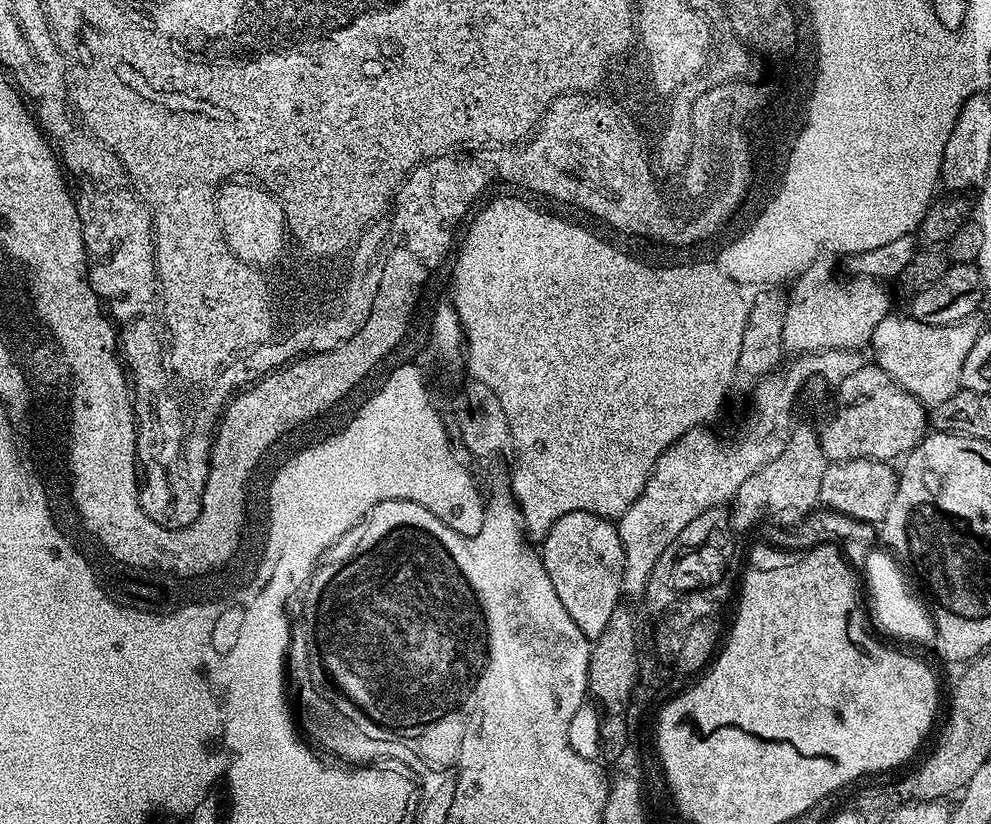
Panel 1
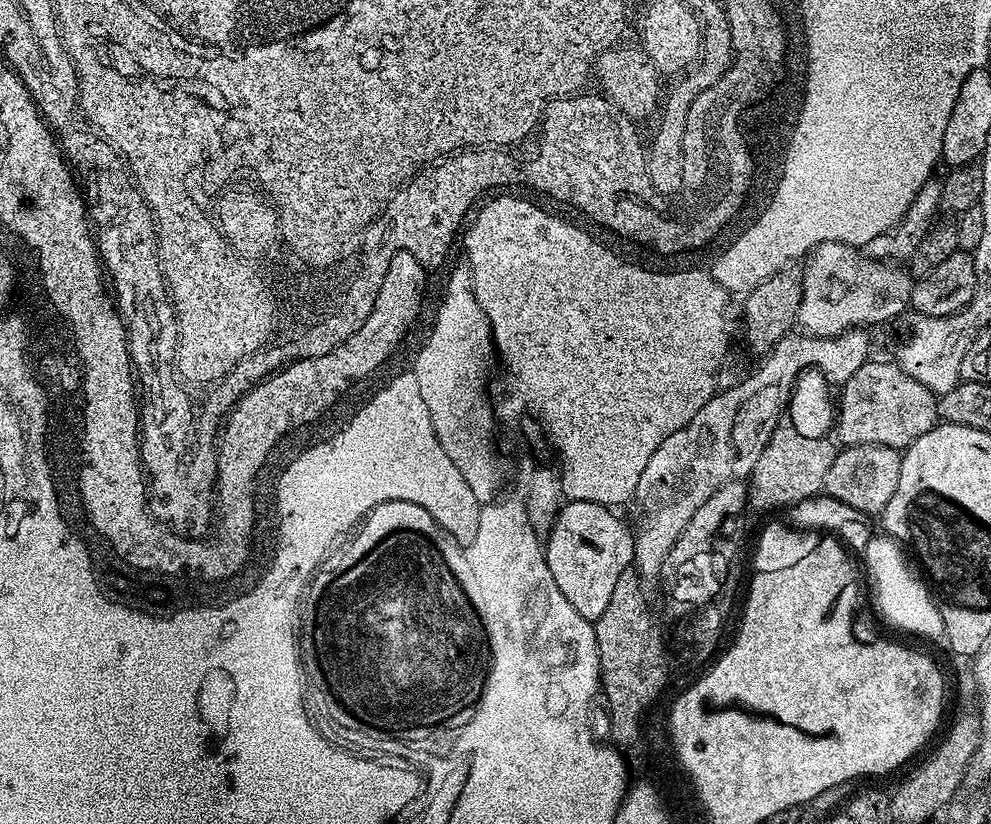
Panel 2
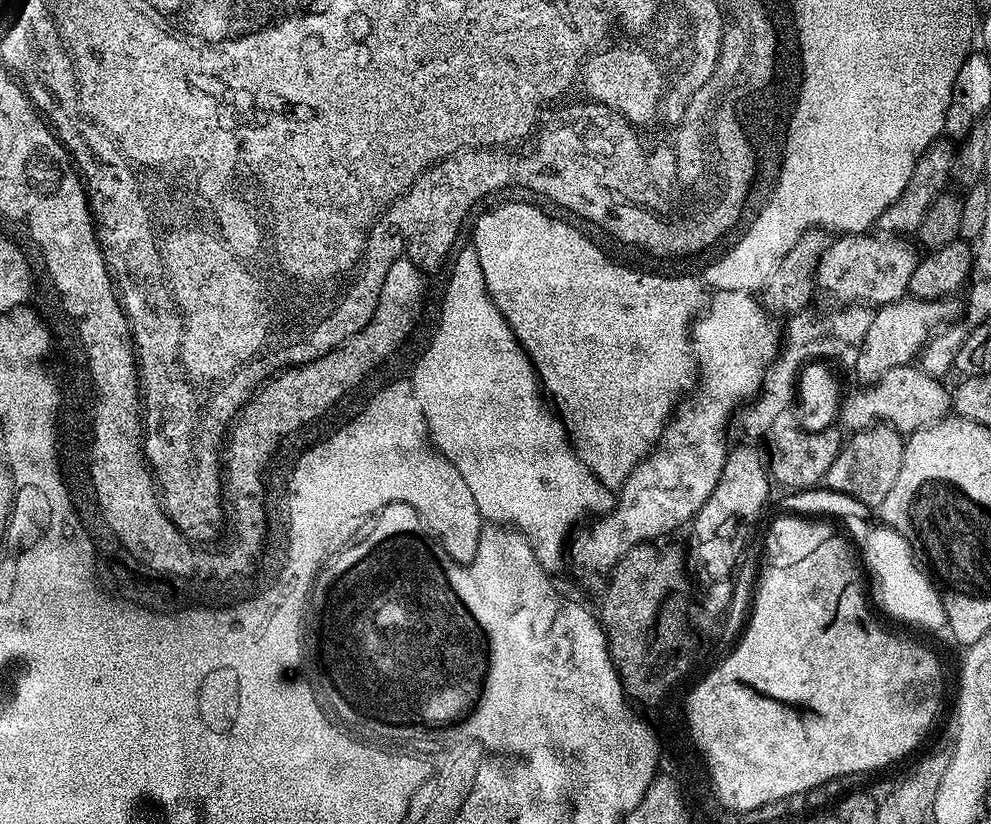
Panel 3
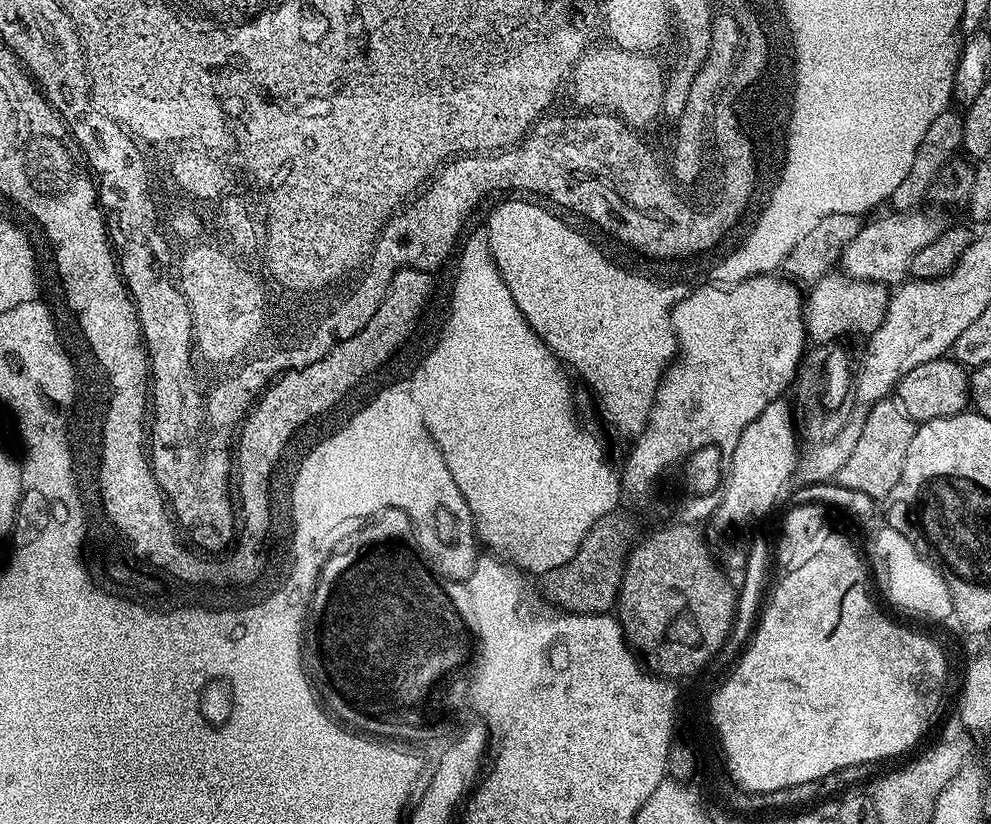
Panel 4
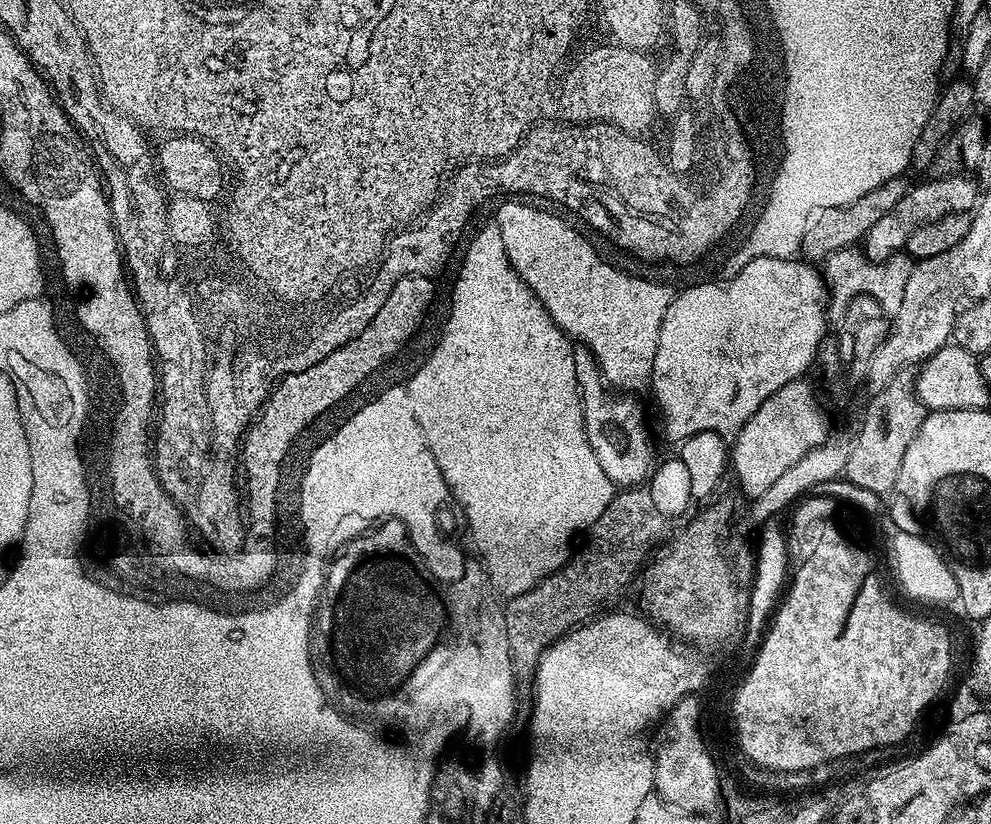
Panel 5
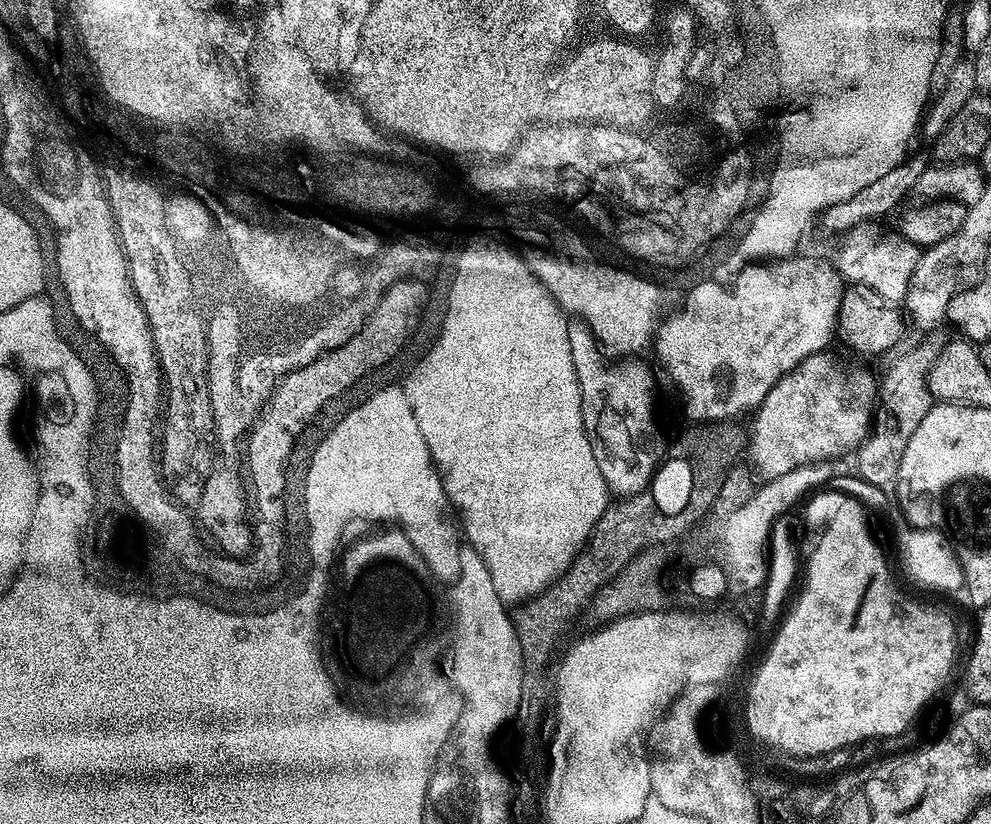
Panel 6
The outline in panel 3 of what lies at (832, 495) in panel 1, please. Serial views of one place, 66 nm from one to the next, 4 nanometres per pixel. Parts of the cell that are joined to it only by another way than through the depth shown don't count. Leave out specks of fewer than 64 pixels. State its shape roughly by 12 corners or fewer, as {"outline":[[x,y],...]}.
{"outline":[[890,424],[853,431],[823,487],[869,506],[898,482],[905,443]]}

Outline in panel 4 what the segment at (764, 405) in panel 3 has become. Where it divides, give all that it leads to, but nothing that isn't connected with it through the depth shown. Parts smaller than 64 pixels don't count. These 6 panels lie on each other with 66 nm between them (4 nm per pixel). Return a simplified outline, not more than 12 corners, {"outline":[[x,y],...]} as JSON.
{"outline":[[843,274],[823,276],[806,292],[809,341],[871,336],[890,296]]}

